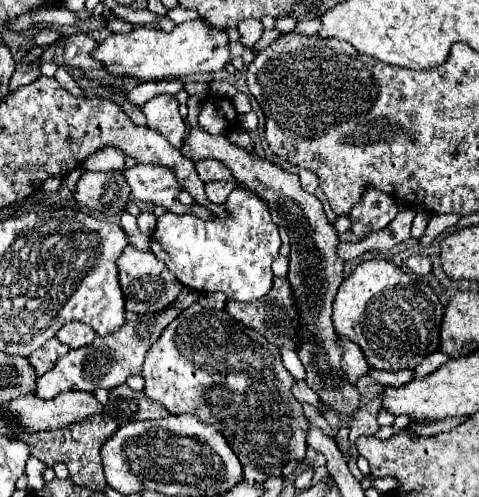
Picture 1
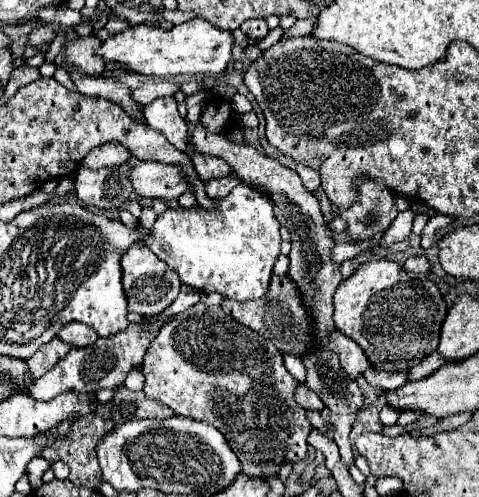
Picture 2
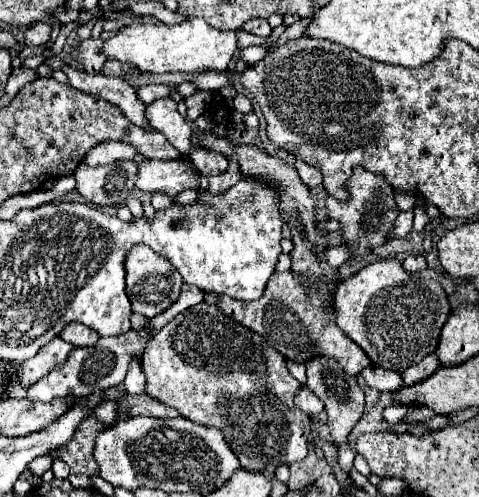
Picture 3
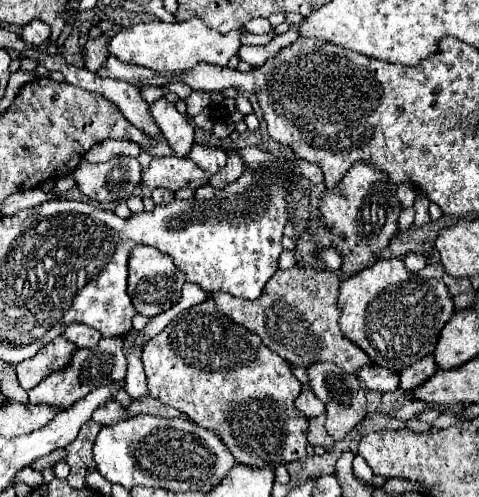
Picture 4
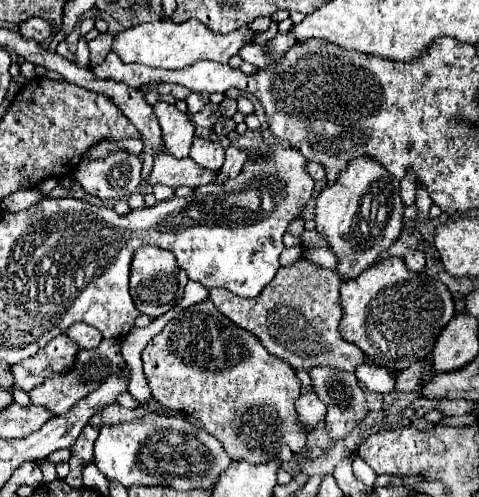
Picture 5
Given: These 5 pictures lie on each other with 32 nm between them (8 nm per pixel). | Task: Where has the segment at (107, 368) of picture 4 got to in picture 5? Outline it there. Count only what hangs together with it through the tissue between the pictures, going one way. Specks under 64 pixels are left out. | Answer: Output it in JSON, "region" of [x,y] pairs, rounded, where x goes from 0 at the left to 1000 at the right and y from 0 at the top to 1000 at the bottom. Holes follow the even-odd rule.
{"region":[[[213,684],[200,704],[167,704],[167,712],[159,720],[159,740],[146,753],[113,757],[104,765],[92,765],[84,777],[75,777],[63,789],[63,805],[75,817],[100,821],[100,829],[109,829],[113,837],[125,837],[125,829],[142,829],[142,821],[150,821],[163,805],[171,805],[175,797],[196,789],[255,732],[259,732],[259,720],[251,712],[251,688],[246,684]]]}

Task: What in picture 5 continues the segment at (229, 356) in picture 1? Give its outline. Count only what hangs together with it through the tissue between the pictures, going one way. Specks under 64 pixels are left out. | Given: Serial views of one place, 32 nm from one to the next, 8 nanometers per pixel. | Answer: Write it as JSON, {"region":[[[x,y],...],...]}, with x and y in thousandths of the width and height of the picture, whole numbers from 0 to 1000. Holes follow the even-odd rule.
{"region":[[[422,604],[422,608],[413,608],[413,612],[401,612],[401,616],[384,620],[384,624],[376,624],[376,628],[342,656],[342,664],[338,664],[334,672],[326,672],[326,676],[305,692],[305,700],[301,700],[301,708],[296,708],[296,728],[301,728],[301,757],[305,757],[305,765],[309,765],[309,777],[317,781],[317,797],[322,797],[334,813],[342,813],[347,821],[359,821],[359,825],[384,829],[384,833],[397,837],[397,841],[409,841],[409,845],[422,853],[422,861],[426,861],[430,869],[443,869],[443,877],[451,877],[451,881],[468,893],[468,905],[476,909],[476,918],[484,918],[484,922],[505,922],[505,926],[534,930],[534,934],[539,934],[539,930],[559,930],[559,926],[568,926],[568,922],[626,922],[626,918],[630,918],[639,881],[635,881],[635,873],[630,873],[630,869],[622,865],[622,857],[618,857],[614,809],[626,801],[626,765],[622,765],[618,748],[614,748],[593,724],[585,724],[585,720],[559,712],[559,704],[543,692],[543,684],[539,684],[530,672],[522,672],[522,668],[497,660],[497,656],[484,652],[472,636],[463,636],[463,632],[447,620],[447,612],[443,612],[438,604]]]}

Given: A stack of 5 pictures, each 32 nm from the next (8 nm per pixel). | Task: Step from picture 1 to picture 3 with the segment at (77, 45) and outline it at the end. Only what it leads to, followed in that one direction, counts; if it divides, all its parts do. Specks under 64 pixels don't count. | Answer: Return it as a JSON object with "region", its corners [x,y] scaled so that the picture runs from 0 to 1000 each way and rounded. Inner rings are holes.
{"region":[[[184,76],[175,85],[163,85],[163,101],[150,109],[150,117],[167,121],[175,141],[200,149],[200,145],[209,145],[213,129],[221,125],[217,105],[213,105],[213,89],[217,89],[213,76]]]}

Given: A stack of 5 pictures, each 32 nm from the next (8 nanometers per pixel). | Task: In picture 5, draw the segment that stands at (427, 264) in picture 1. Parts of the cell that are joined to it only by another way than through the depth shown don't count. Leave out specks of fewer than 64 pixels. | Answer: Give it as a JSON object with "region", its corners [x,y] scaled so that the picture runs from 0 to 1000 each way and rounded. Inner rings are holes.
{"region":[[[852,499],[848,511],[843,511],[843,527],[848,527],[848,539],[852,543],[877,547],[885,539],[885,507],[864,503],[864,499]]]}

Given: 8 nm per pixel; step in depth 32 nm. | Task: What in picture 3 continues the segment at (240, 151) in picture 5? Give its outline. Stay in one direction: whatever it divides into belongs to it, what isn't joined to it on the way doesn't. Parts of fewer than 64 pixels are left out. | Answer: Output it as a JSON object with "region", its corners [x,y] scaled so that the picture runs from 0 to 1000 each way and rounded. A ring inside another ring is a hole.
{"region":[[[476,322],[480,330],[476,330],[476,346],[463,346],[459,354],[443,354],[443,358],[434,358],[434,382],[443,386],[443,390],[455,390],[455,386],[468,386],[468,382],[476,382],[480,374],[489,374],[505,354],[501,354],[501,346],[493,346],[493,330],[484,330],[484,322]]]}

